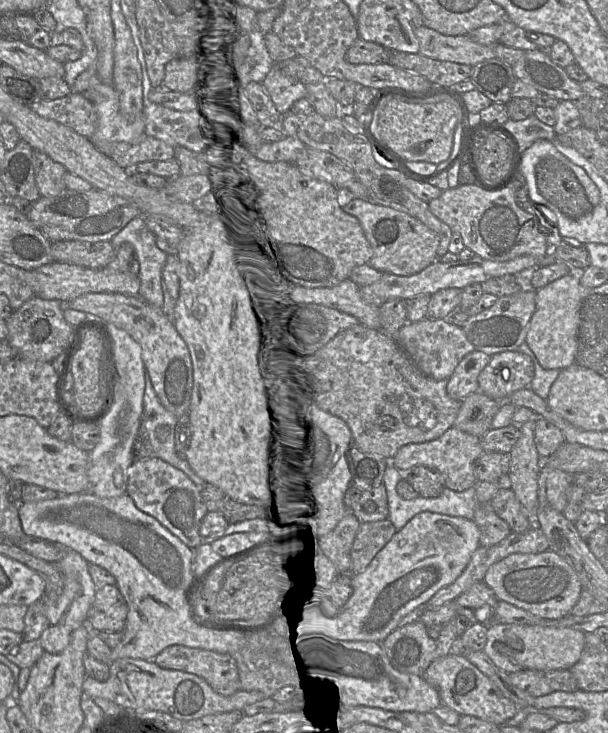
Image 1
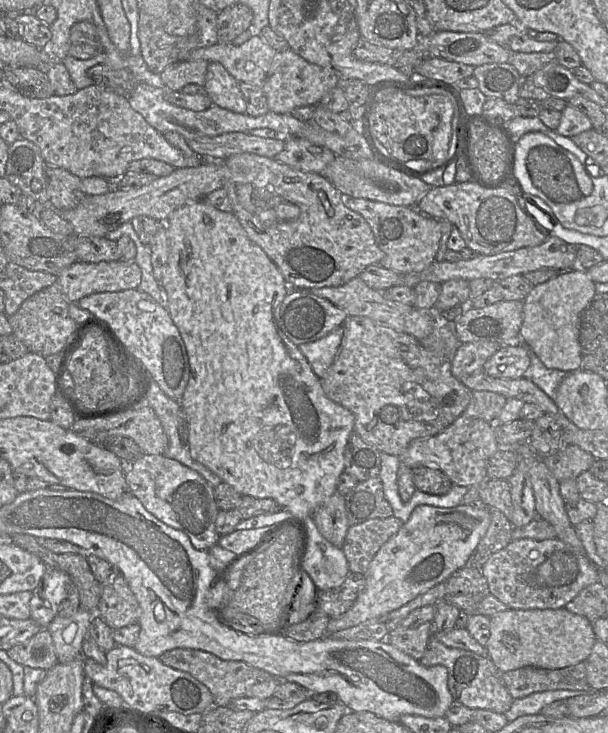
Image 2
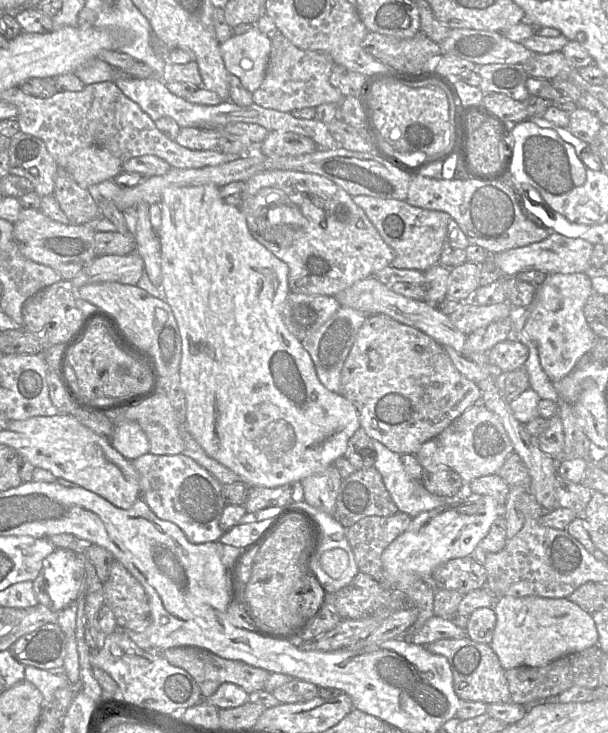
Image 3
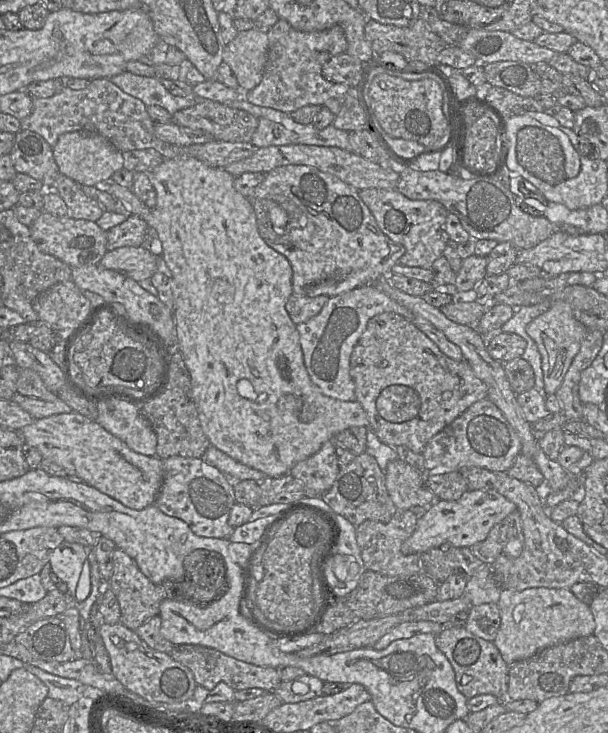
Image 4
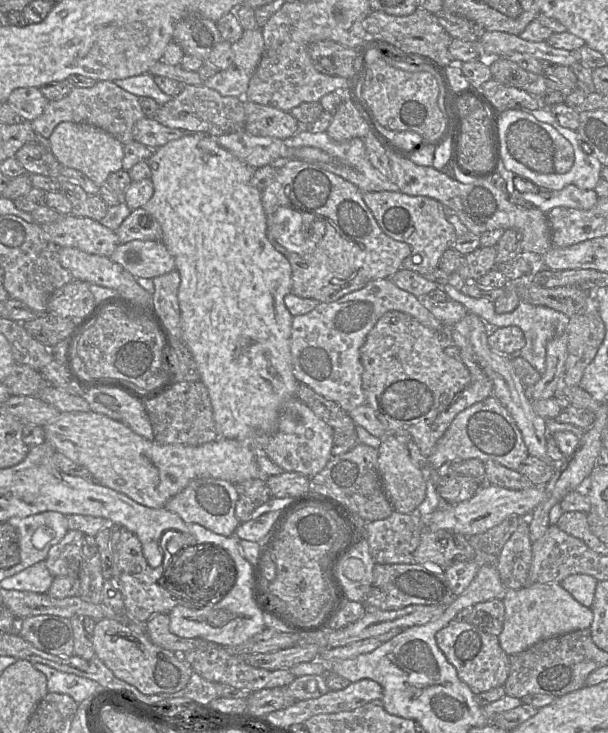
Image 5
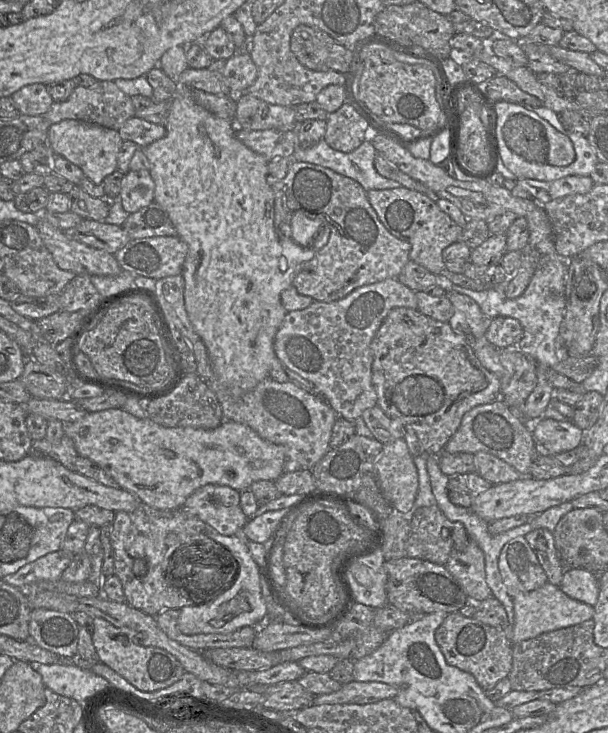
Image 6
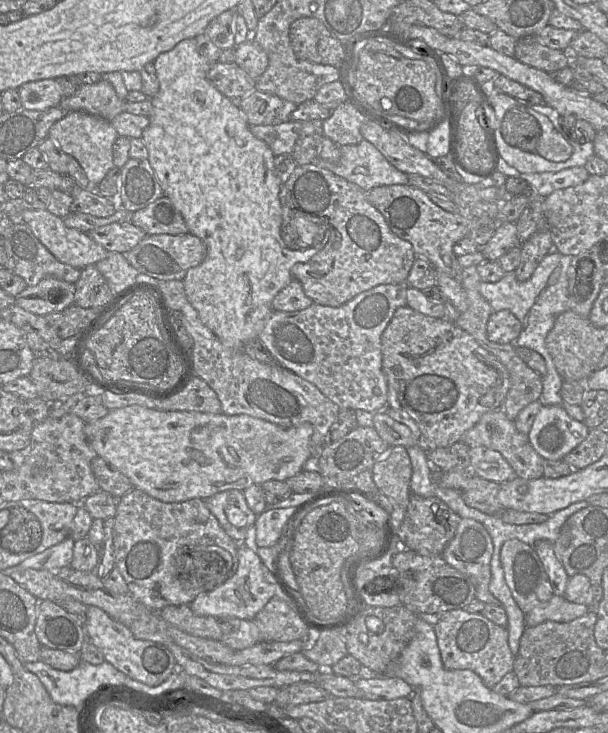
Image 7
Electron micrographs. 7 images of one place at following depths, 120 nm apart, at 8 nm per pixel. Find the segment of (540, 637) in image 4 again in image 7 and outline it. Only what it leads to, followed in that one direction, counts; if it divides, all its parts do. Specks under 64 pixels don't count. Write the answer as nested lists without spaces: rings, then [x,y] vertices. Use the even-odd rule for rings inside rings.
[[[553,595],[545,603],[535,606],[525,614],[526,627],[534,627],[545,621],[570,622],[585,615],[589,607],[569,602],[564,597]]]

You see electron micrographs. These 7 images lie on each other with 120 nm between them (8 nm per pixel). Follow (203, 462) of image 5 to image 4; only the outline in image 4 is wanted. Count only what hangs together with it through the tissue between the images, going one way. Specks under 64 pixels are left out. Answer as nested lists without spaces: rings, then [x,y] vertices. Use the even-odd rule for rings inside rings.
[[[72,411],[37,419],[19,433],[24,443],[36,448],[44,459],[61,466],[69,475],[77,475],[124,506],[142,510],[155,503],[163,483],[162,459],[134,452],[97,421]]]

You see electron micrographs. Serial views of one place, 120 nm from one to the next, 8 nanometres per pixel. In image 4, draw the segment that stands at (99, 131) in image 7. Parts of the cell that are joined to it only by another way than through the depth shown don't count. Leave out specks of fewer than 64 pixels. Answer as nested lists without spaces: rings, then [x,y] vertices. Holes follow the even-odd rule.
[[[84,130],[62,134],[55,146],[53,155],[61,174],[71,178],[79,185],[95,186],[112,179],[112,175],[121,170],[124,159],[119,151],[107,138]]]

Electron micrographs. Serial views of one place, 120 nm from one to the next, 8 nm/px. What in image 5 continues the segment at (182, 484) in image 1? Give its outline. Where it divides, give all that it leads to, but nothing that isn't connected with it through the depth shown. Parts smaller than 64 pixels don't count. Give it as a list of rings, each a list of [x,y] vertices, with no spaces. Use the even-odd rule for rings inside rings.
[[[209,477],[198,478],[170,498],[164,508],[178,514],[187,523],[199,524],[214,533],[231,536],[241,523],[235,514],[235,505],[239,497],[235,485],[231,482]]]

